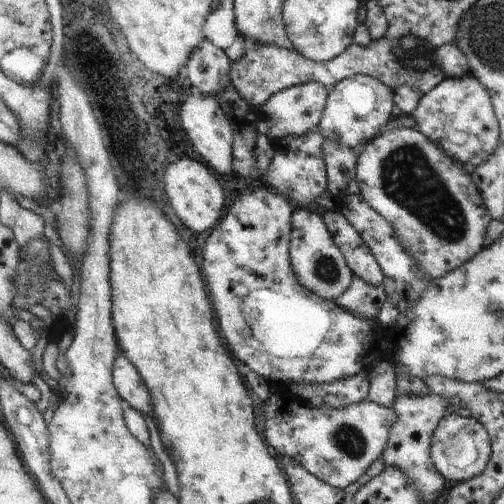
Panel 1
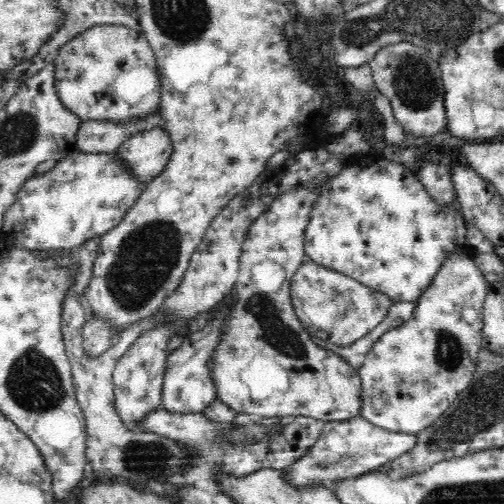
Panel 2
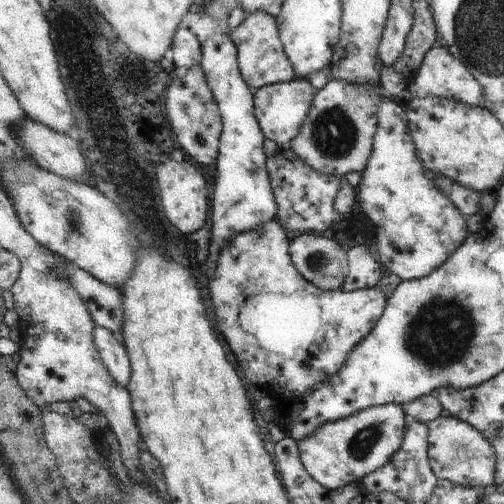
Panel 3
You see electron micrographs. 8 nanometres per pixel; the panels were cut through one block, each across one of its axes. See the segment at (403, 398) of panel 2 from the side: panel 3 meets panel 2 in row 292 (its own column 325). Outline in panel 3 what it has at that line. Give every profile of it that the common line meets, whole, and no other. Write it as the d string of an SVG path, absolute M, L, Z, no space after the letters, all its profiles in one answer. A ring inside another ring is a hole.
M397 404L365 408L349 418L321 424L309 436L301 438L297 444L299 462L303 470L327 492L349 486L353 482L359 484L367 474L385 466L399 450L407 424L409 420Z

